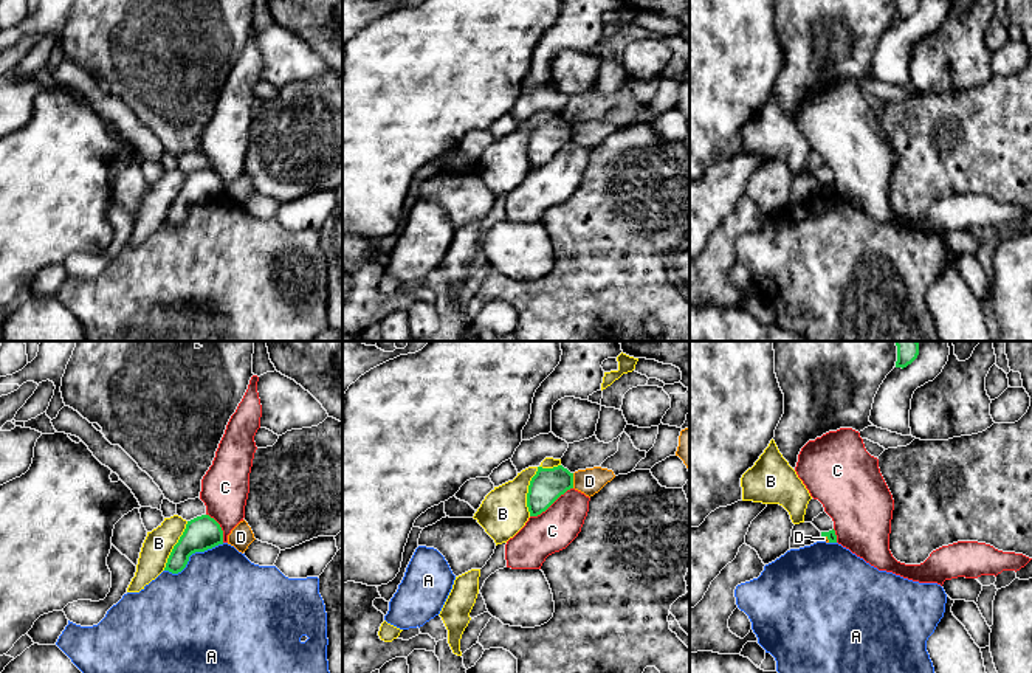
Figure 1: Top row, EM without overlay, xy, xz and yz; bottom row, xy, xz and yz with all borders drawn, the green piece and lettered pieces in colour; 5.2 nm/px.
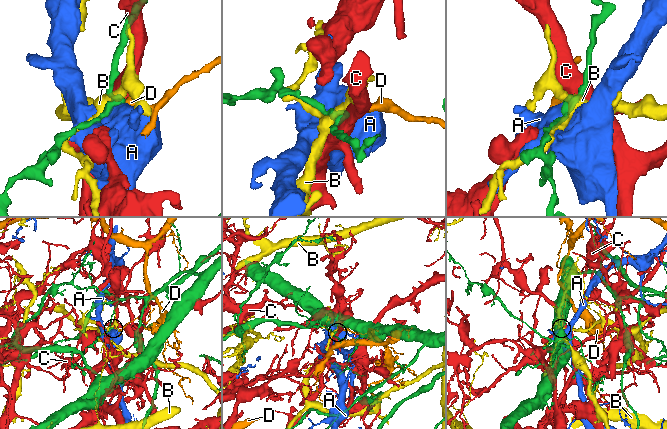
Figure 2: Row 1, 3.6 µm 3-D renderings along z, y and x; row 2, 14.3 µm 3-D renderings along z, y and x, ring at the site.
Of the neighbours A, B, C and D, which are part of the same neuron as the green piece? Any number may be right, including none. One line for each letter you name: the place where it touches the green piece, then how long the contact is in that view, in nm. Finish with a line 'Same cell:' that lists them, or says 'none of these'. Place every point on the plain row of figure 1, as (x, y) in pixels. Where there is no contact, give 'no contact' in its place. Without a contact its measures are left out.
Same cell: none of these

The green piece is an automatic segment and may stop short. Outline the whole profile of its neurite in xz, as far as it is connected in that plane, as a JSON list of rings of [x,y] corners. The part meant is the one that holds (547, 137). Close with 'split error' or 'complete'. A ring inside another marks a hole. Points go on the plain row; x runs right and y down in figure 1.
[[[562,118],[553,121],[538,119],[527,146],[530,169],[545,164],[561,147],[573,141],[573,126]]] | complete

